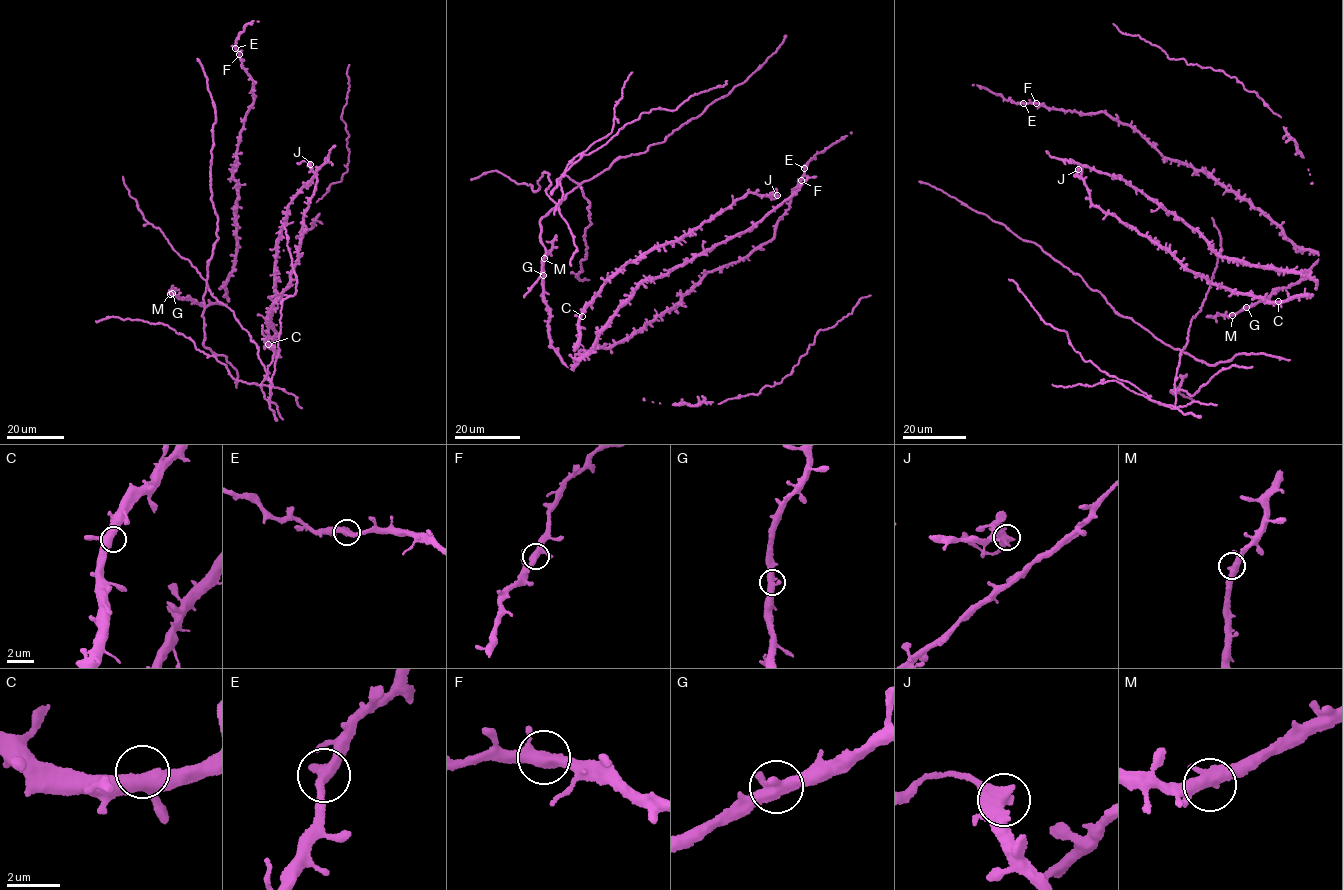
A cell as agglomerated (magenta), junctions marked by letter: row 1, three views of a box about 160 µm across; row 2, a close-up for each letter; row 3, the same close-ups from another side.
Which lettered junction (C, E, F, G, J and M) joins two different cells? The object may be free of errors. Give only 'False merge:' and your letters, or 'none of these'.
False merge: none of these

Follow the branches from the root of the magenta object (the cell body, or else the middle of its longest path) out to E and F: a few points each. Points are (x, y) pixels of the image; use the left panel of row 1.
E: (179, 289), (170, 293), (204, 307), (228, 302), (237, 241), (233, 173), (255, 96), (235, 48)
F: (179, 289), (170, 293), (204, 307), (228, 302), (237, 241), (233, 173), (255, 96), (239, 54)

